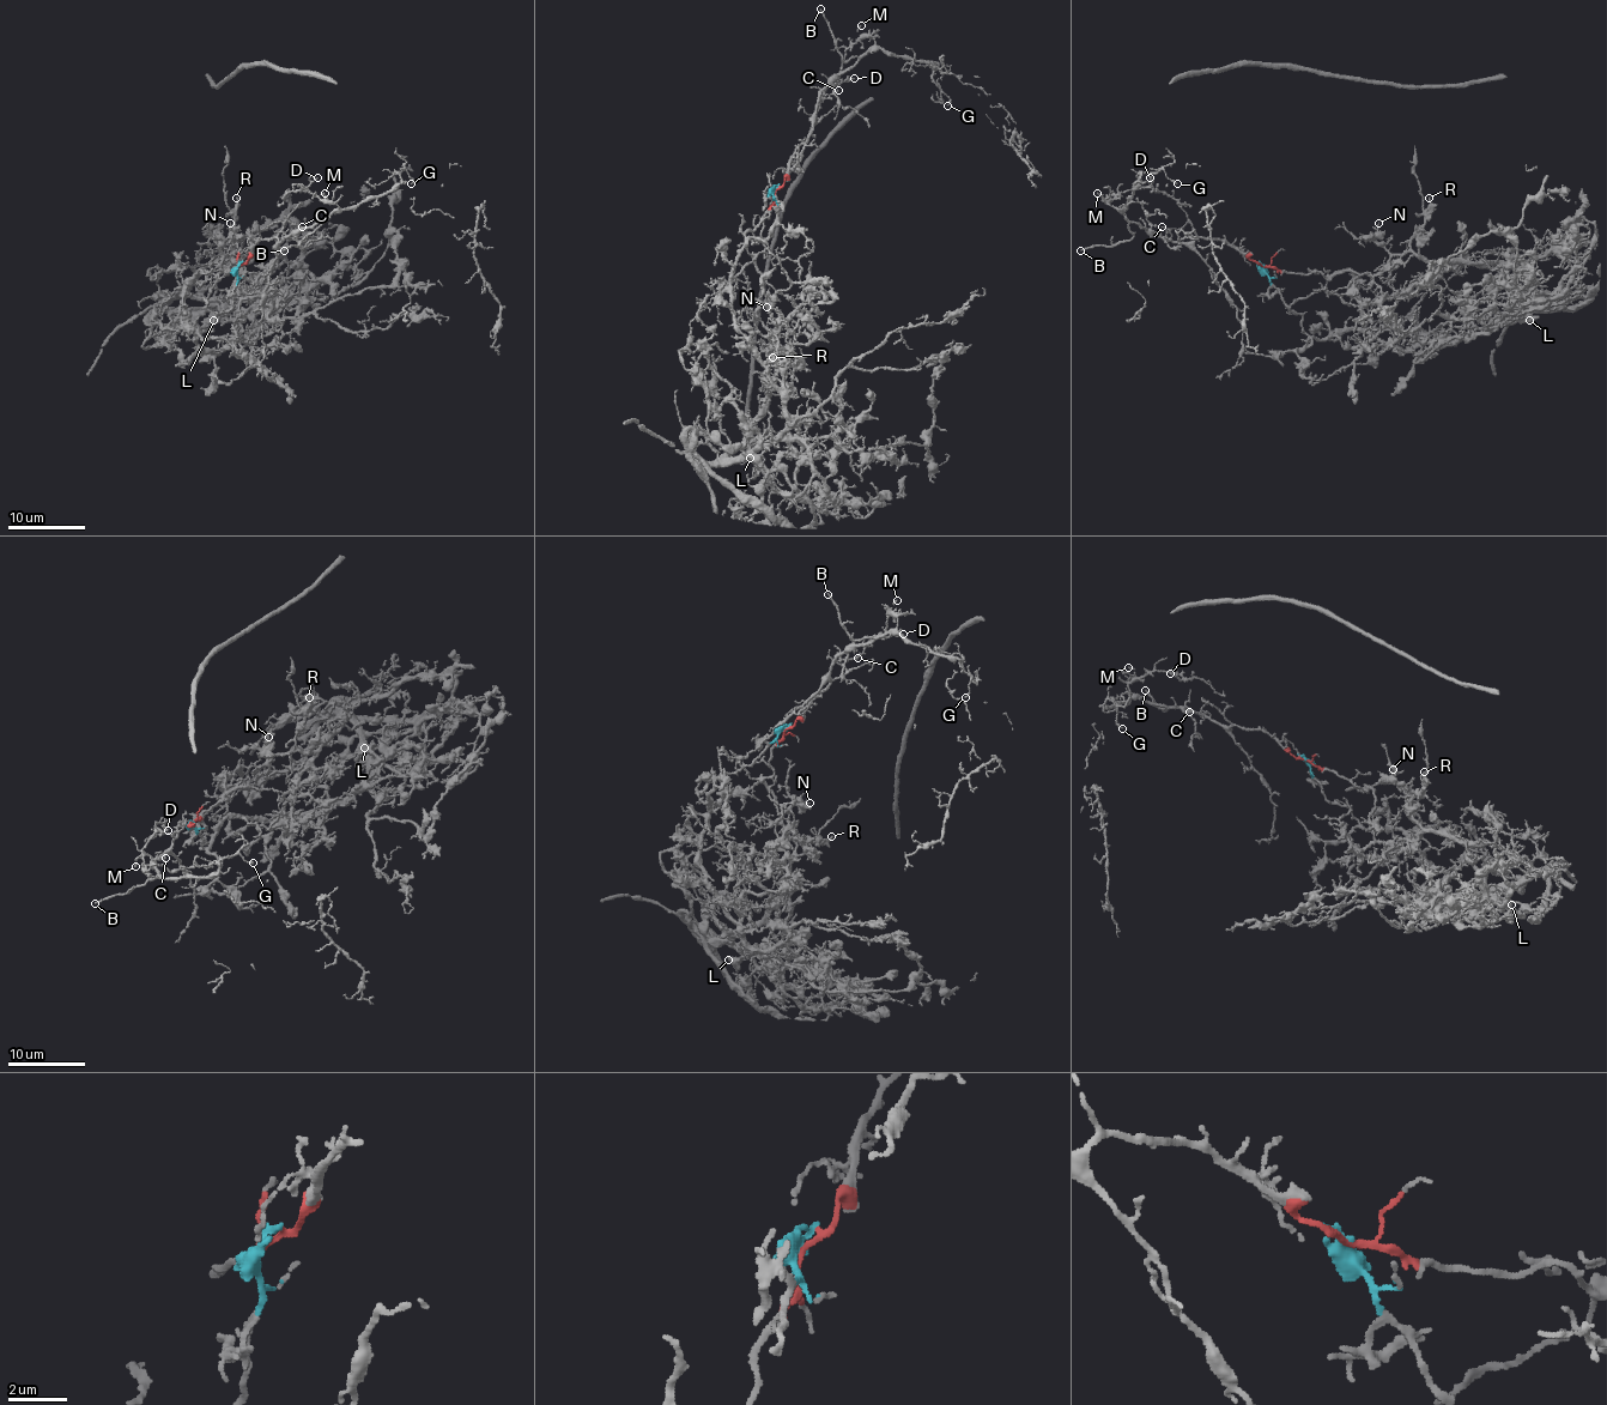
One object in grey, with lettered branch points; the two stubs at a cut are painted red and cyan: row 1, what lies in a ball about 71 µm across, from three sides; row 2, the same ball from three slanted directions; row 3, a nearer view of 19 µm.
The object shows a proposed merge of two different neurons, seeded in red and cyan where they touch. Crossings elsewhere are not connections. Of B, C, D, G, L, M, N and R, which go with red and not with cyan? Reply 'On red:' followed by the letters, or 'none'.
On red: B, C, D, G, M

